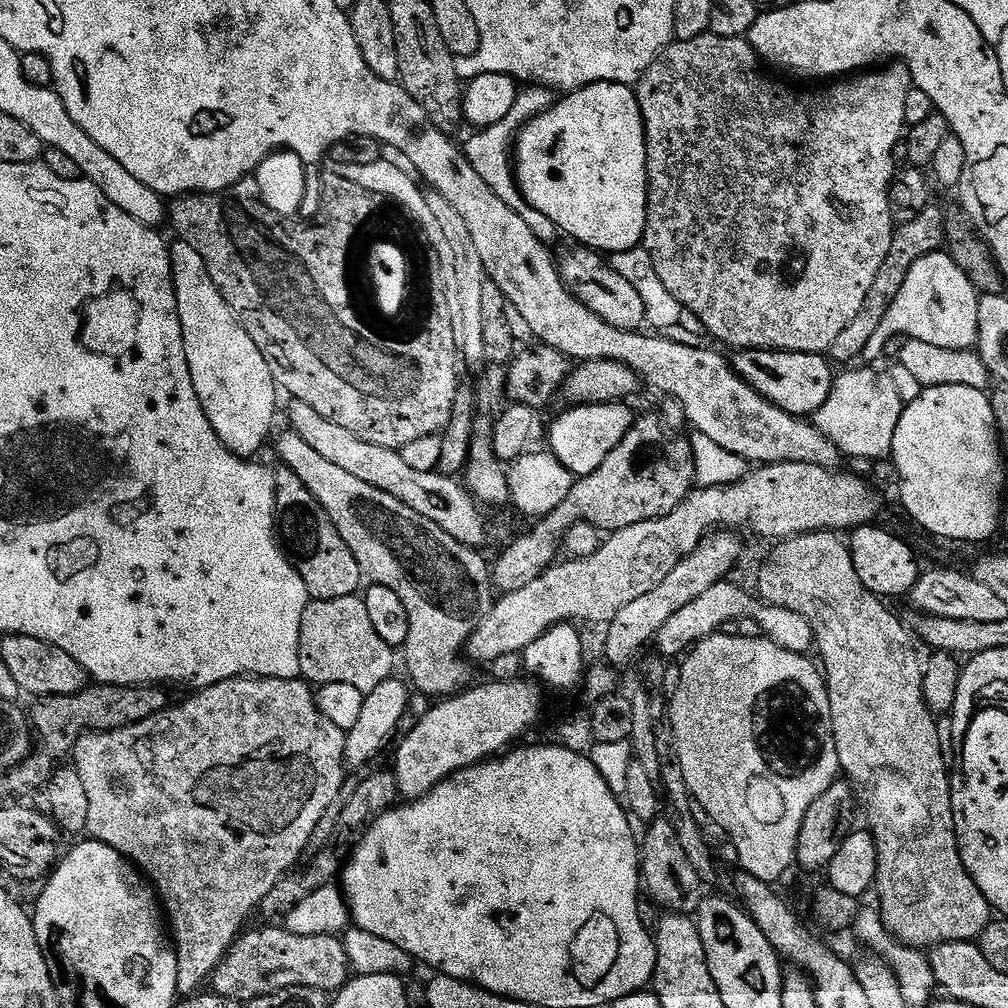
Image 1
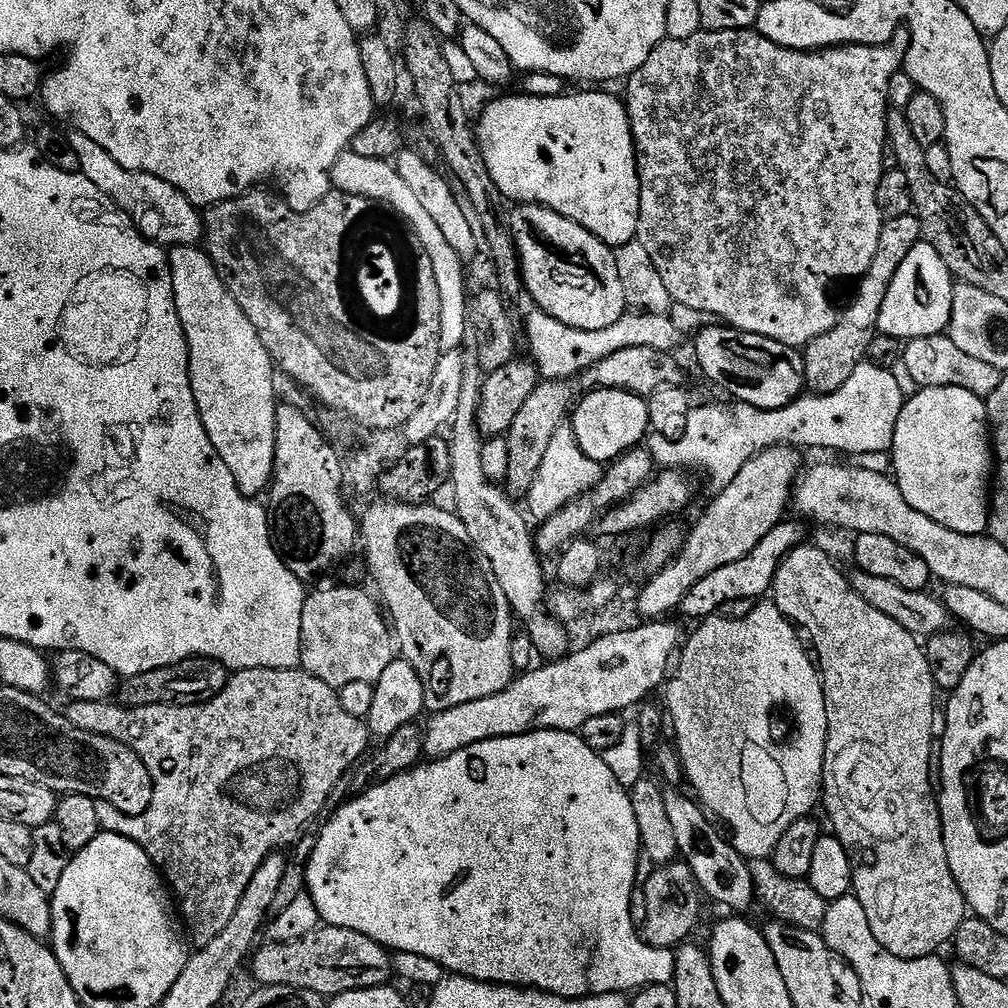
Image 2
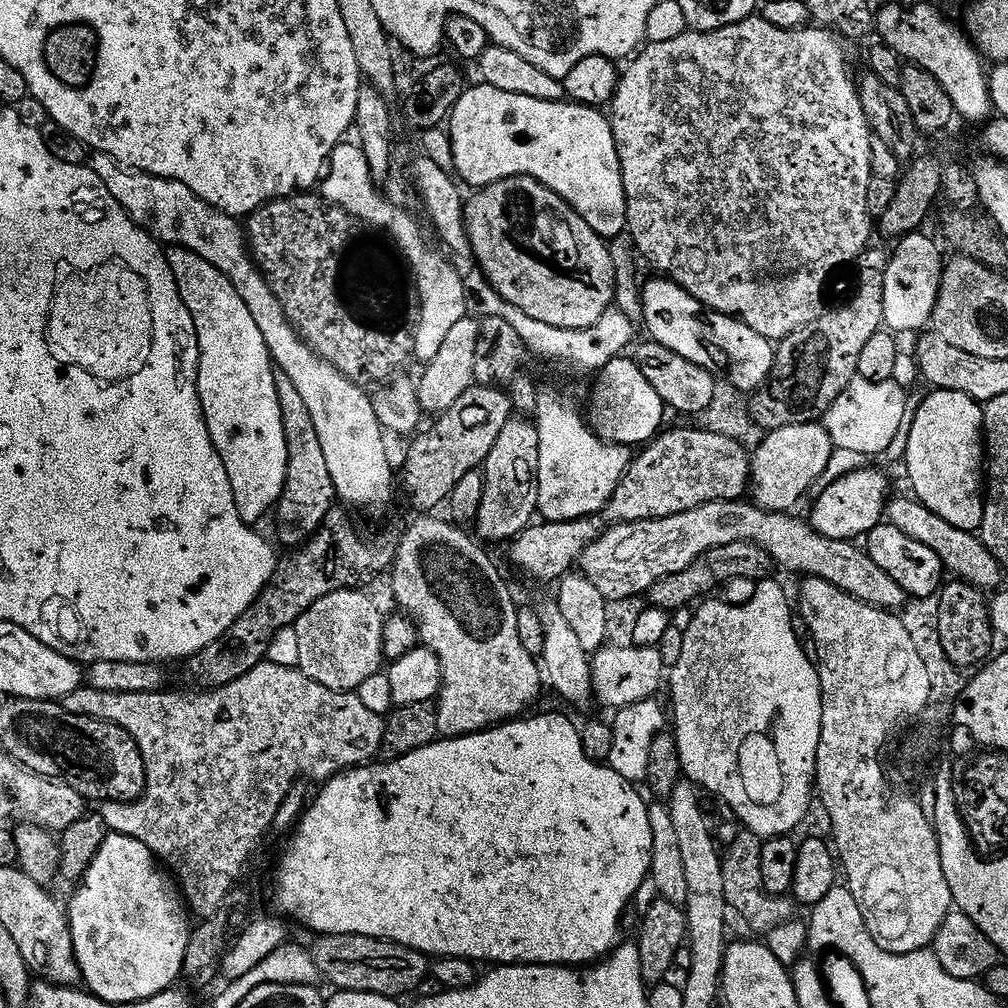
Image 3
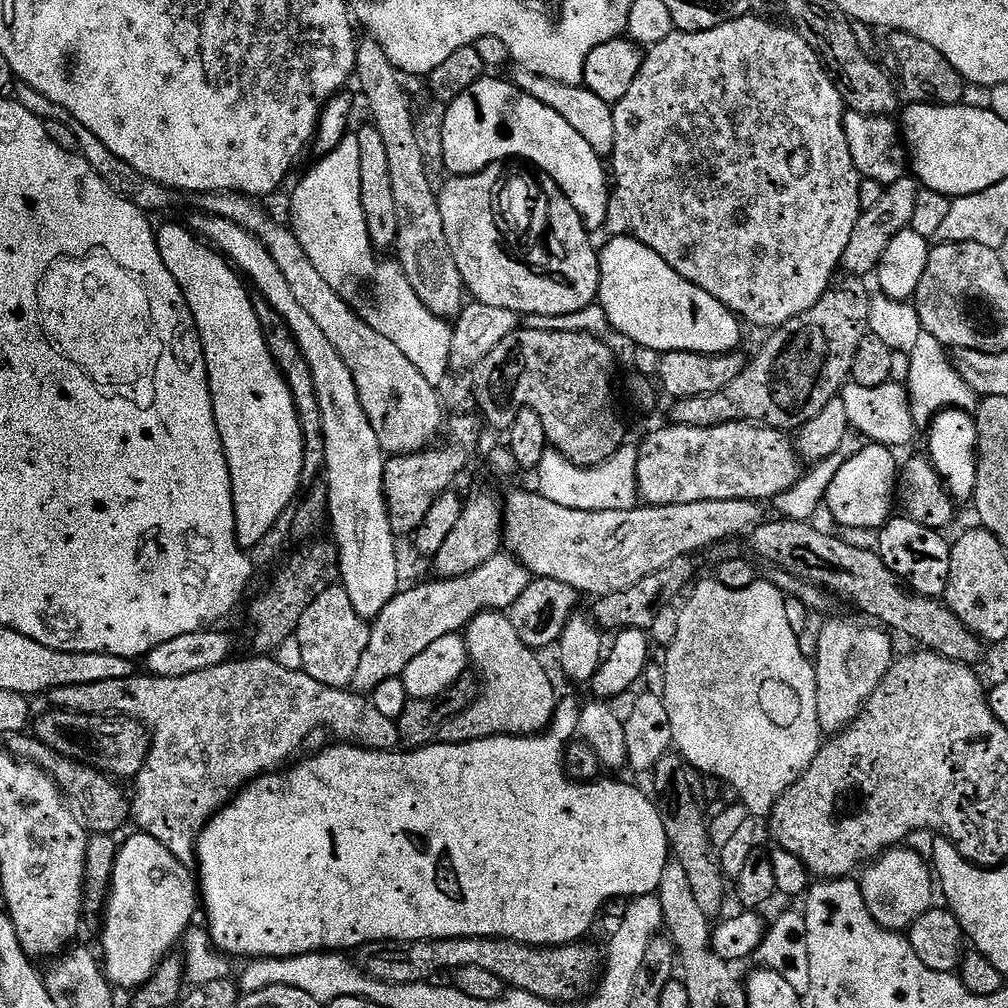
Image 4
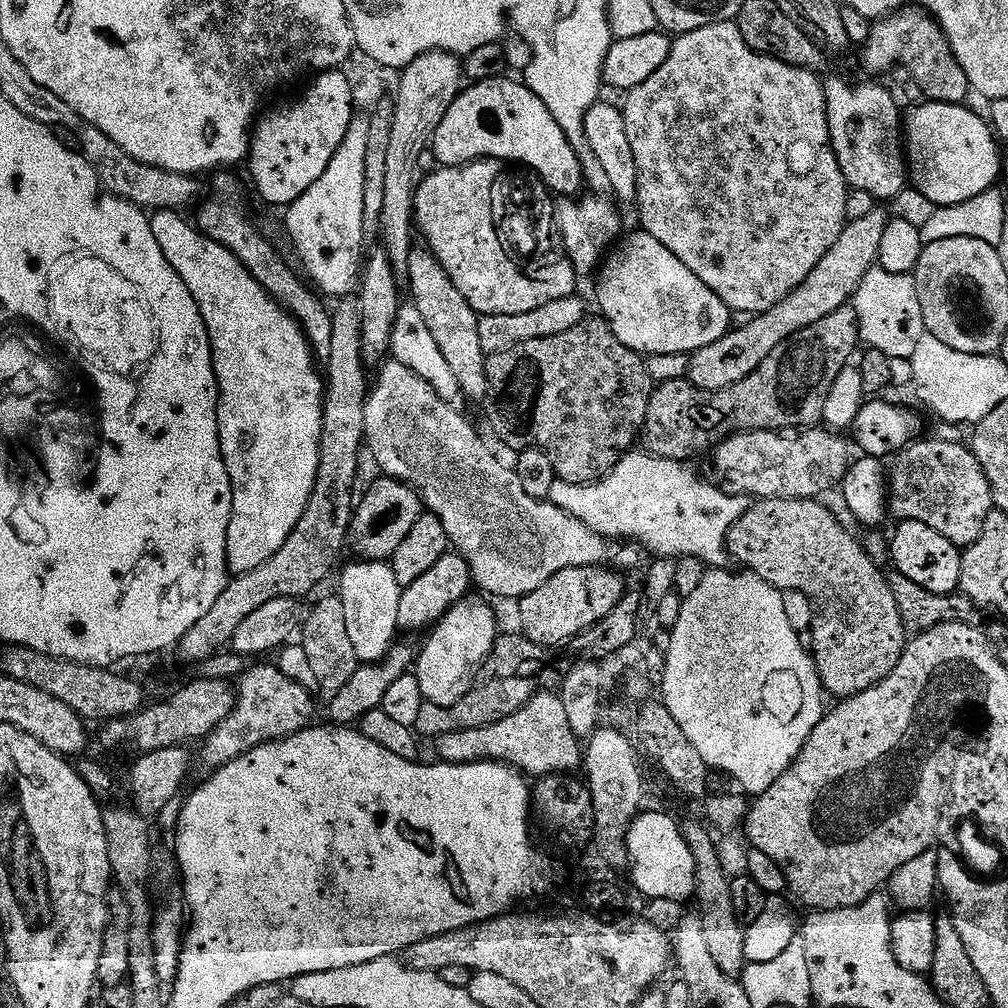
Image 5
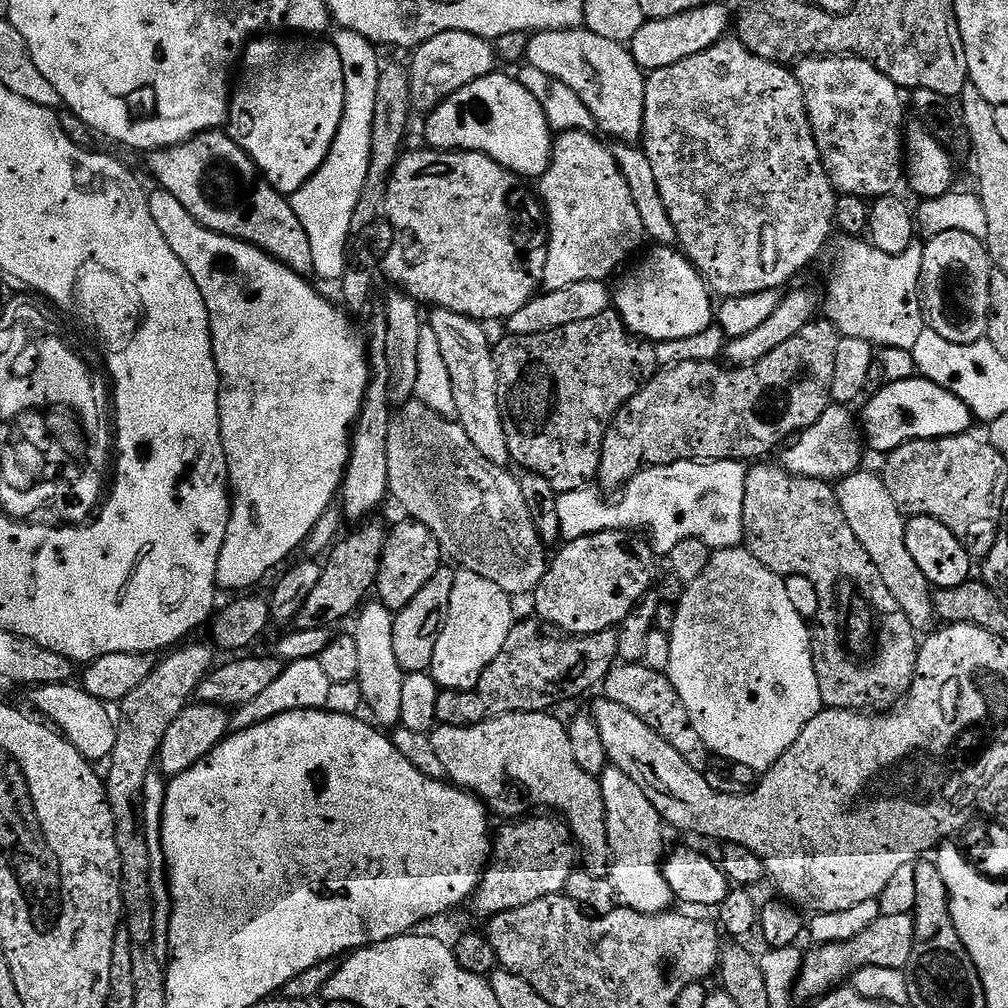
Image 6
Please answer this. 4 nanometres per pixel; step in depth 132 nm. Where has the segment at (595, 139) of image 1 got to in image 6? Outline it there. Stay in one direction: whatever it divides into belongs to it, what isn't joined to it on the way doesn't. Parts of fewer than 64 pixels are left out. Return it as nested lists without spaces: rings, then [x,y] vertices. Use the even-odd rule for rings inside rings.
[[[515,75],[483,76],[450,94],[433,112],[427,113],[424,124],[424,136],[428,139],[427,147],[438,152],[480,152],[503,168],[516,173],[521,178],[539,178],[543,176],[552,161],[554,133],[548,125],[546,114],[530,90],[522,86]]]

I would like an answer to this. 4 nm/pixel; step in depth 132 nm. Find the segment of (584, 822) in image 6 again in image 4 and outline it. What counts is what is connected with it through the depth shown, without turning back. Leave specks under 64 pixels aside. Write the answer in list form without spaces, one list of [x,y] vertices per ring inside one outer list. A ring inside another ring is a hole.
[[[483,612],[474,617],[466,629],[466,643],[468,646],[468,659],[473,669],[480,672],[504,672],[504,684],[500,680],[488,680],[479,689],[478,695],[472,705],[451,720],[444,721],[438,733],[439,743],[442,744],[469,744],[482,738],[491,736],[534,736],[544,731],[552,722],[556,714],[558,695],[544,664],[539,660],[537,653],[527,648],[518,638],[518,630],[514,630],[511,619],[502,612]]]

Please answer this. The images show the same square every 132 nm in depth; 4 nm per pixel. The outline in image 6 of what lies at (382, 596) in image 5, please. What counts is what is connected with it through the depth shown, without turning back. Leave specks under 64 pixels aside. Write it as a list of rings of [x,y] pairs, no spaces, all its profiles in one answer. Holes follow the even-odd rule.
[[[368,602],[359,609],[355,620],[354,637],[358,648],[358,672],[355,681],[362,690],[367,711],[372,711],[371,719],[381,729],[395,729],[400,724],[402,714],[402,682],[406,673],[402,666],[398,666],[398,657],[394,654],[394,614],[384,604]]]

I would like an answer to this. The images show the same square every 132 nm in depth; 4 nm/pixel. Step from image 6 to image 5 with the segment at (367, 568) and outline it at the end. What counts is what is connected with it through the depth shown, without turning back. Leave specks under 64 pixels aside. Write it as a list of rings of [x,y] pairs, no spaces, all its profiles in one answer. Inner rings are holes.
[[[381,475],[364,492],[364,497],[359,497],[352,513],[352,525],[348,527],[348,544],[354,551],[360,552],[361,557],[378,560],[381,562],[391,561],[394,550],[402,546],[406,534],[414,530],[414,522],[418,522],[420,516],[425,515],[426,509],[419,492],[395,480],[392,476]]]

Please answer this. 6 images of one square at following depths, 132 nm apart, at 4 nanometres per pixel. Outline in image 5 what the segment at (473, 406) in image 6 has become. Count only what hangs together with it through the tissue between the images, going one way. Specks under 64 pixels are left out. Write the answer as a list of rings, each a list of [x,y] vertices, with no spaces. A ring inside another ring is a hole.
[[[413,247],[406,288],[407,291],[408,288],[412,291],[411,303],[415,304],[418,314],[422,314],[430,334],[434,334],[438,350],[442,350],[446,362],[450,362],[450,370],[454,370],[454,378],[458,378],[460,396],[463,399],[482,402],[488,397],[488,366],[482,338],[478,338],[480,316],[470,306],[470,302],[462,298],[458,286],[450,282],[450,274],[446,274],[436,255],[428,251],[427,247]]]

